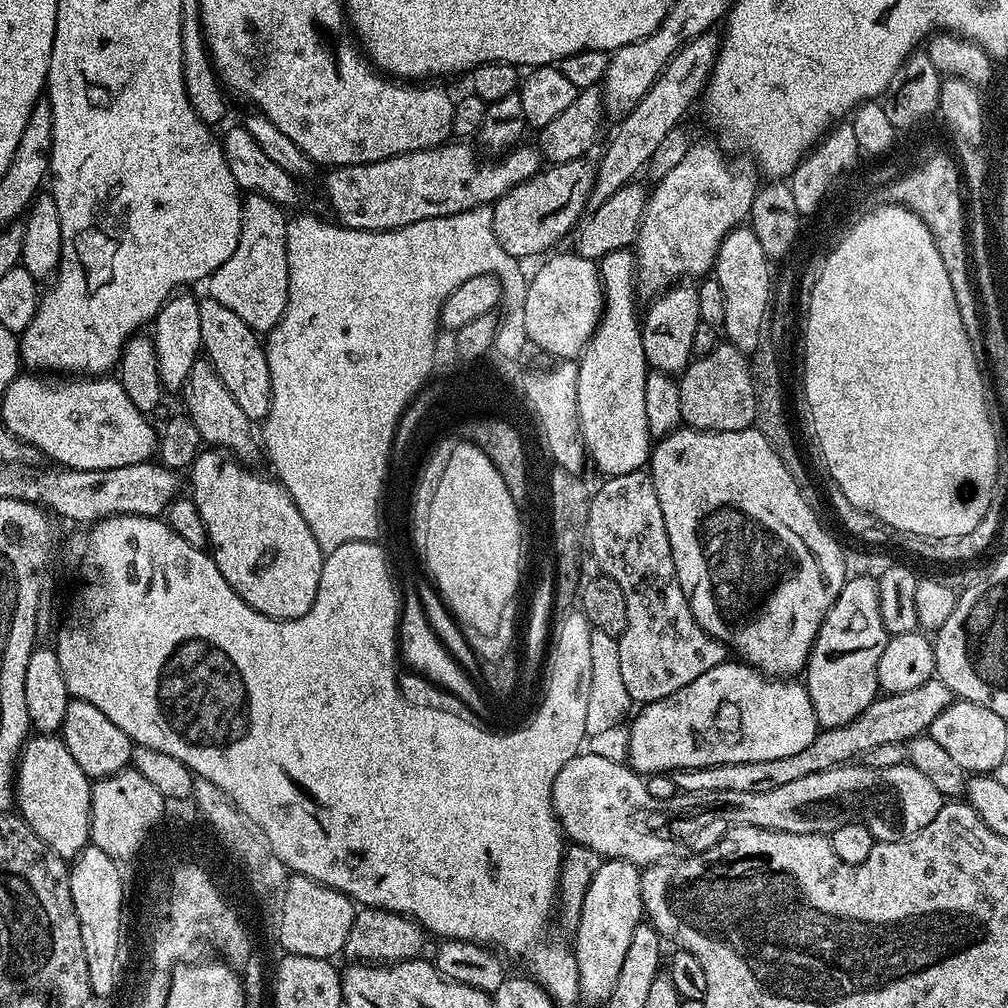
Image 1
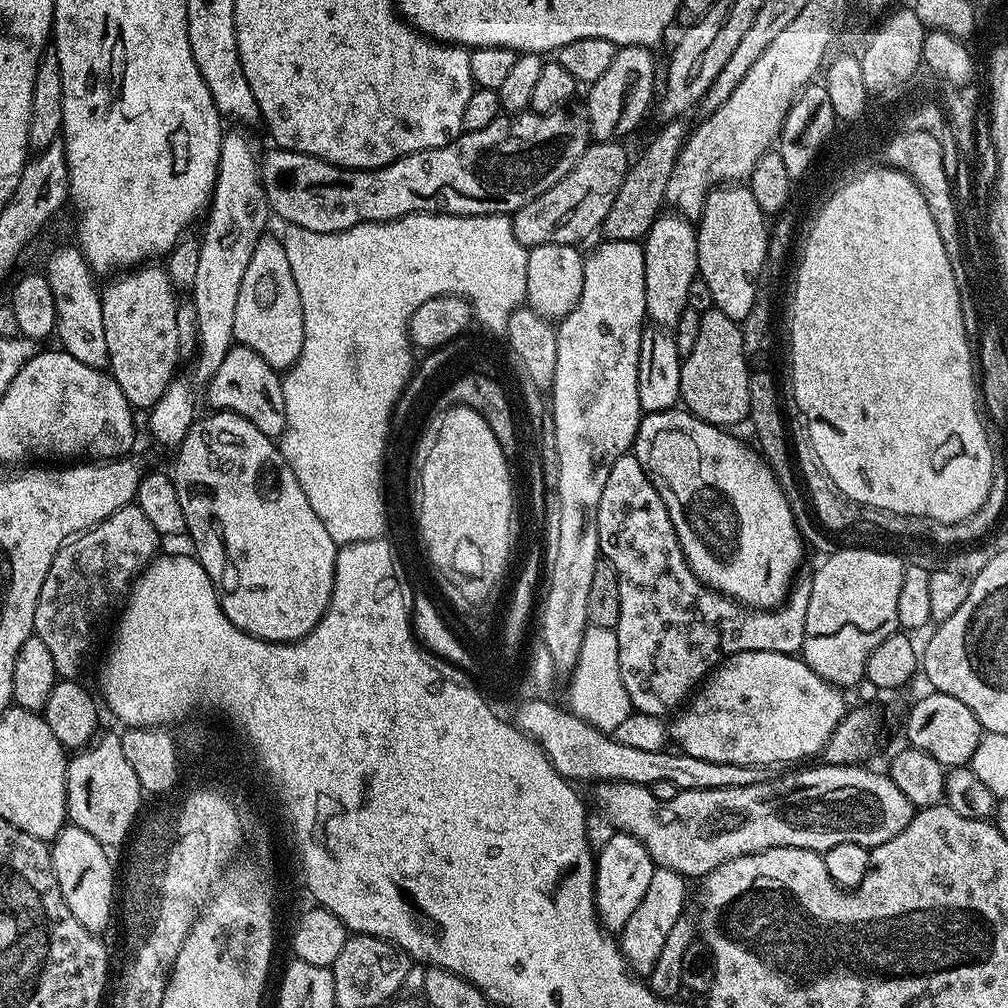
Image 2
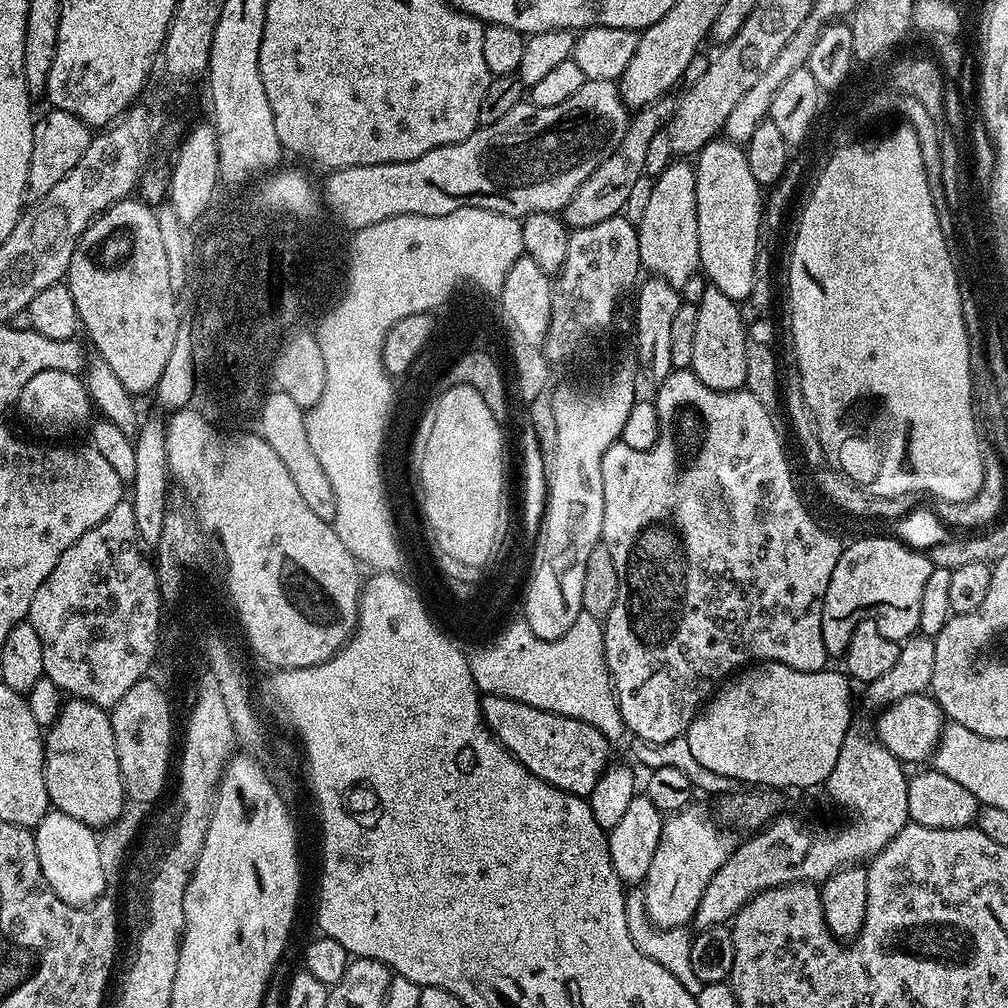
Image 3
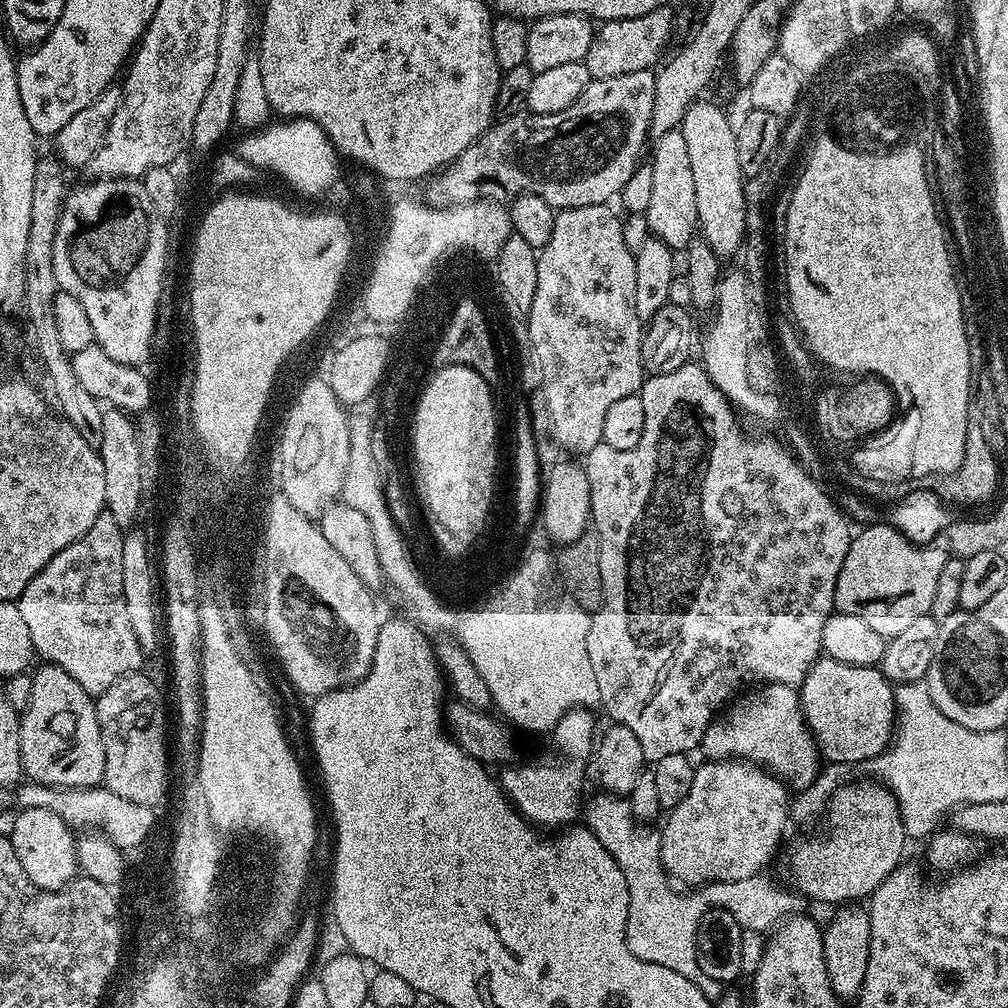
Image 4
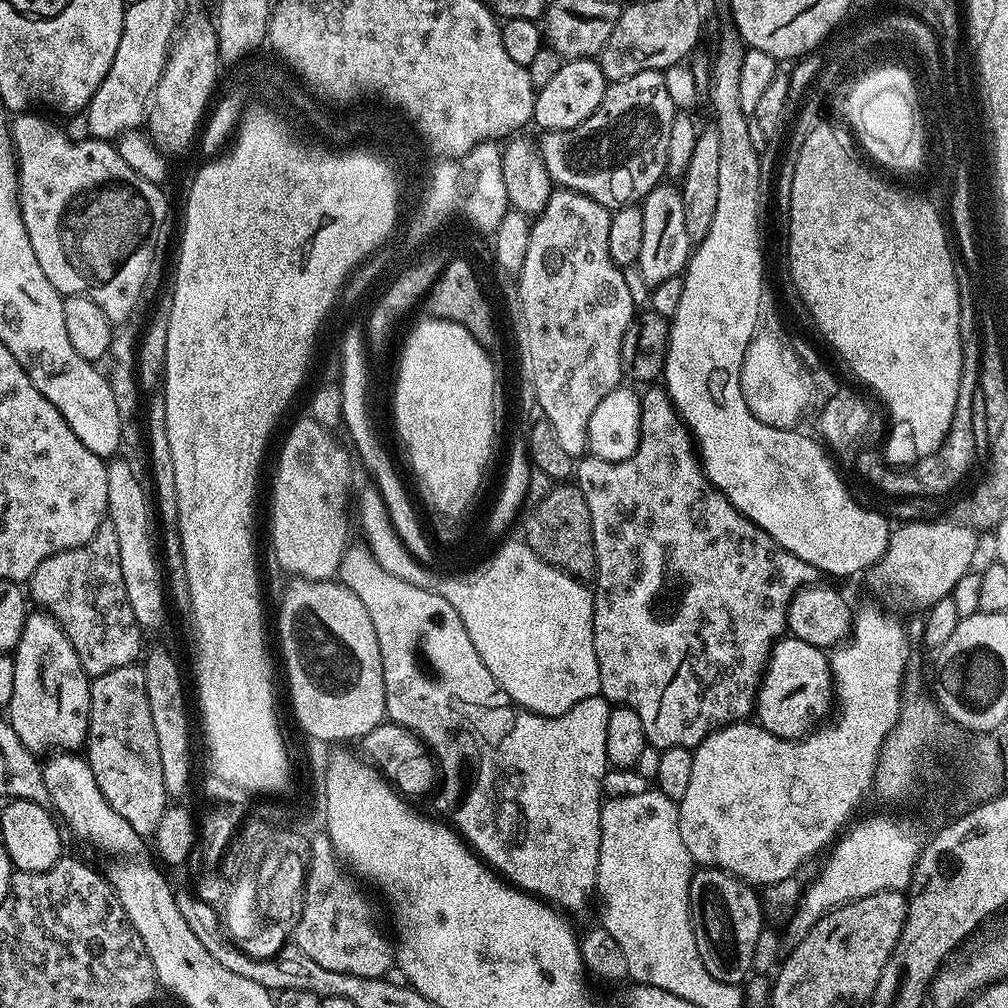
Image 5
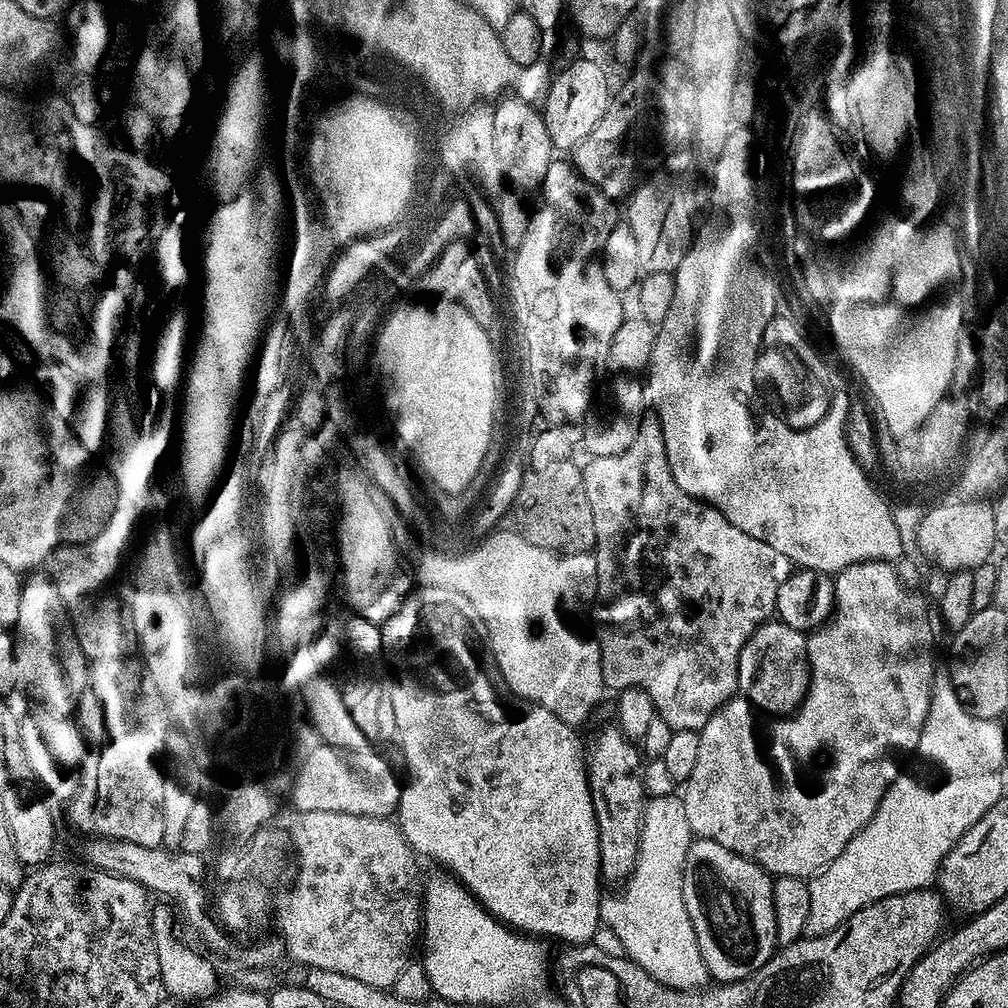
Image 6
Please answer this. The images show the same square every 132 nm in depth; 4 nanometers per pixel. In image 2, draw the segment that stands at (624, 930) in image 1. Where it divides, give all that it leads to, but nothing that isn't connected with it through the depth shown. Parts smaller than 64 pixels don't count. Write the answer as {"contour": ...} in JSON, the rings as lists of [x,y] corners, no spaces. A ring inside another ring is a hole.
{"contour":[[[617,831],[615,836],[606,842],[606,846],[598,849],[596,856],[596,913],[600,915],[600,923],[609,933],[618,934],[630,922],[630,914],[638,907],[638,902],[646,894],[650,887],[650,878],[656,873],[657,865],[652,863],[652,855],[646,850],[646,846],[638,838],[634,838],[628,832]]]}

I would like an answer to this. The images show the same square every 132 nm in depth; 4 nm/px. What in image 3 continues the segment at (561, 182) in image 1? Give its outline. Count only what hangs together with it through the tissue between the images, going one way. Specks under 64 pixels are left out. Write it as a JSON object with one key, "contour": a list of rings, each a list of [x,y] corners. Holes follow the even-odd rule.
{"contour":[[[661,98],[639,109],[629,119],[628,129],[622,142],[597,166],[594,174],[590,174],[590,178],[586,178],[582,186],[578,186],[574,198],[570,198],[570,202],[562,209],[562,219],[569,229],[594,226],[594,222],[602,222],[625,211],[624,203],[631,198],[636,183],[644,176],[646,150],[650,147],[650,138],[654,138],[654,134],[662,131],[675,109],[675,99]]]}

